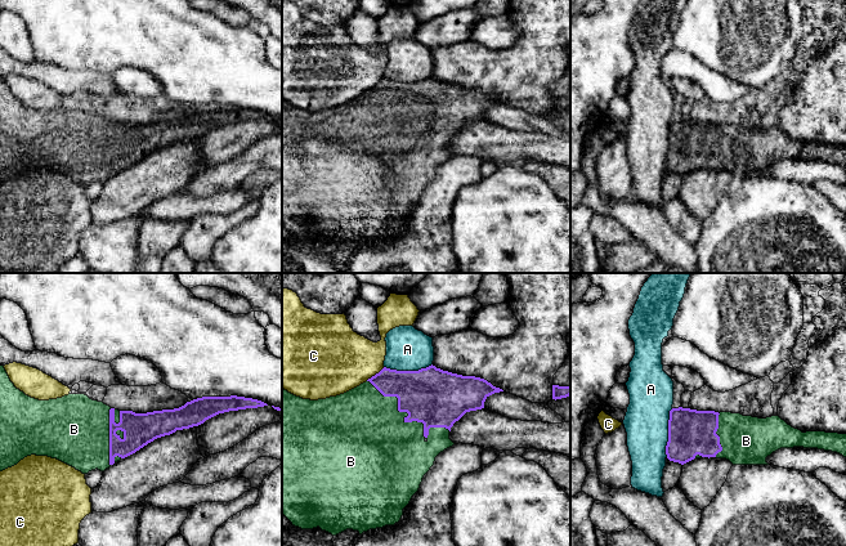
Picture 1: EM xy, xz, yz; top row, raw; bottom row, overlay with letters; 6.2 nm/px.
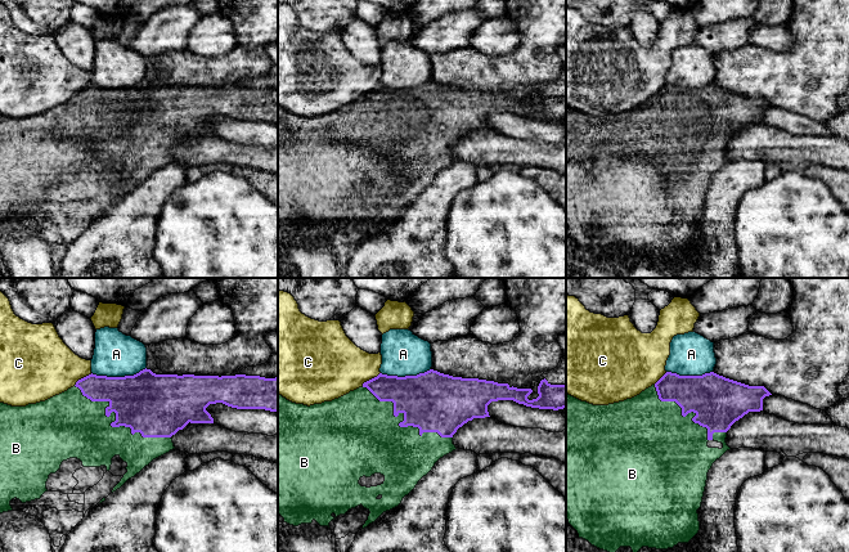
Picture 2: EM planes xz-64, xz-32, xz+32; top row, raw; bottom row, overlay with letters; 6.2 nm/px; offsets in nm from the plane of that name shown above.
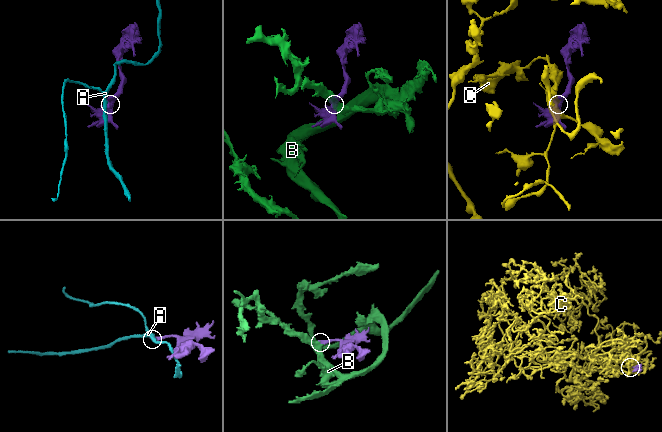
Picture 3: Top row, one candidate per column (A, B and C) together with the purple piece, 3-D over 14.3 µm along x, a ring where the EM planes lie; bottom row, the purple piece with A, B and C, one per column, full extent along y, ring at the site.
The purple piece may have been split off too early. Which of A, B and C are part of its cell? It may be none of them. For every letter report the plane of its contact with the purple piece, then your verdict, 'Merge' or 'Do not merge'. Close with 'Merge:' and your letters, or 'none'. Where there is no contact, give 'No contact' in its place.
A: Touches purple in xz. Do not merge
B: Touches purple in xz. Merge
C: Touches purple in xz. Do not merge
Merge: B

